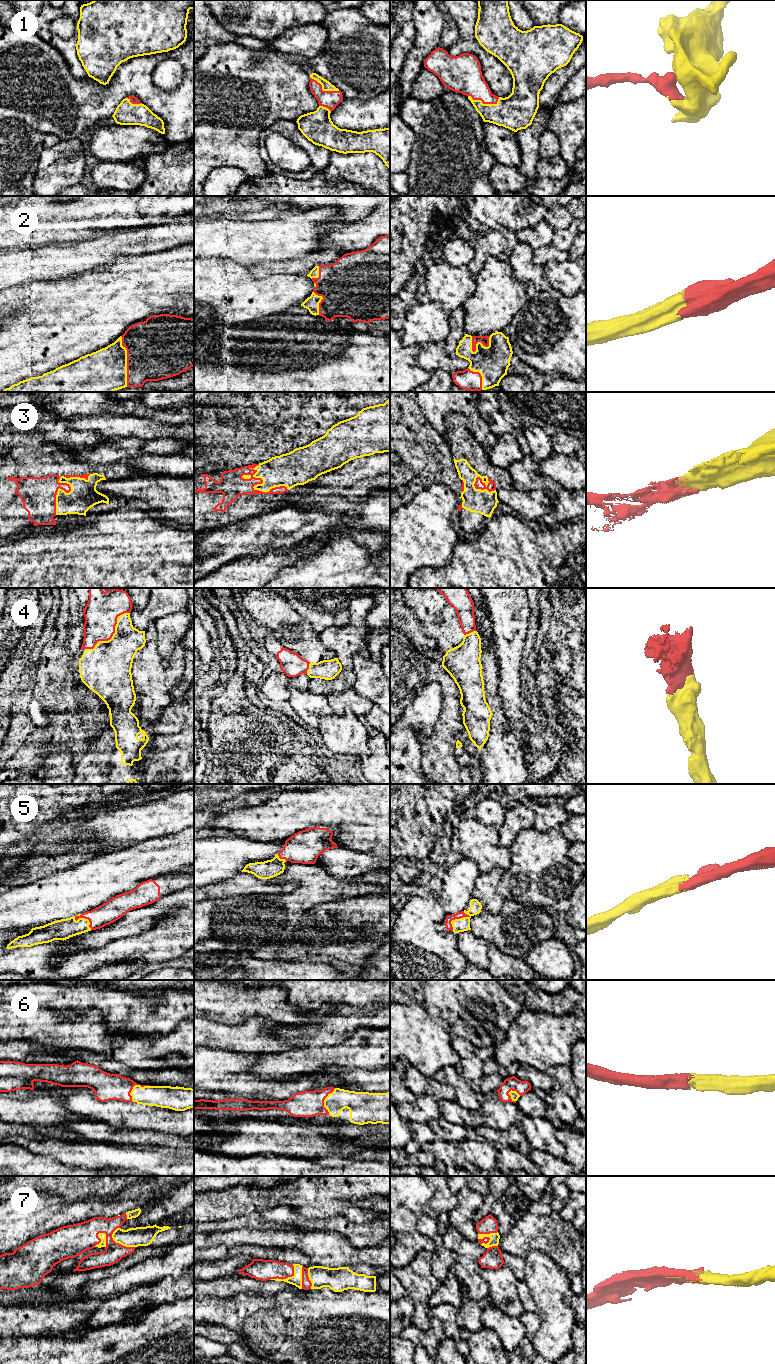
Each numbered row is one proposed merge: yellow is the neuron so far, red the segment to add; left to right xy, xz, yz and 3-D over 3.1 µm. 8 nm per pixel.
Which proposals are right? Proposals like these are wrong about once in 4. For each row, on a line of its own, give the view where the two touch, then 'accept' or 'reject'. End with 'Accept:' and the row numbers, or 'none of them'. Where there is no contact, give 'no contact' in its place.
1: yz | accept
2: xy | accept
3: xz | accept
4: xy | accept
5: yz | accept
6: xy | accept
7: xy | accept
Accept: 1, 2, 3, 4, 5, 6, 7

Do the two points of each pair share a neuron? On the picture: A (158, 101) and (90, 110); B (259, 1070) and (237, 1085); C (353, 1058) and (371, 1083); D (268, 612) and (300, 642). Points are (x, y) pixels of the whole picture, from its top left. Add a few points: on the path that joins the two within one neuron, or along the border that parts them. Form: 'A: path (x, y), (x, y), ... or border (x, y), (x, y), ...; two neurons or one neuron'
A: path (141, 89), (120, 89), (107, 102); one neuron
B: border (250, 1065), (250, 1072), (253, 1075), (275, 1080); two neurons
C: border (379, 1067), (350, 1069); two neurons
D: path (276, 617), (292, 635); one neuron

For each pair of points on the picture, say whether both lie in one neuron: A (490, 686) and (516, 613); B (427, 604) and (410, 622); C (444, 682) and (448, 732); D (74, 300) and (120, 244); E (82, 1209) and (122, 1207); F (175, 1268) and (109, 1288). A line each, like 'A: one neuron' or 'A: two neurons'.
A: two neurons
B: two neurons
C: one neuron
D: two neurons
E: one neuron
F: one neuron

